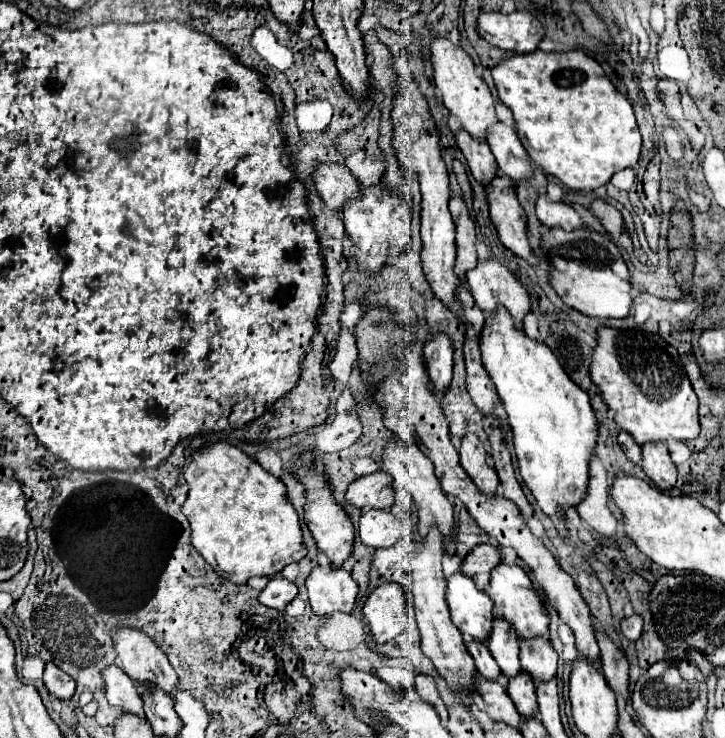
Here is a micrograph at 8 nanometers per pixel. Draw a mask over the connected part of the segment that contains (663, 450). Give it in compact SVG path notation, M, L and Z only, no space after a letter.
M647 442L643 444L643 472L653 480L653 484L663 490L669 492L675 482L677 482L677 470L675 464L669 458L667 452L667 444L665 442Z

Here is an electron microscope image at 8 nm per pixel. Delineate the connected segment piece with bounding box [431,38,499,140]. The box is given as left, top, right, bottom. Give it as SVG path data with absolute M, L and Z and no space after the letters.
M435 38L431 42L431 62L433 62L433 78L435 78L435 86L441 92L443 98L443 106L459 118L461 126L477 140L485 140L487 136L487 128L495 126L497 114L495 114L495 102L493 96L487 88L487 84L475 74L475 64L473 60L463 52L463 48L451 46L451 42L443 40L443 38Z

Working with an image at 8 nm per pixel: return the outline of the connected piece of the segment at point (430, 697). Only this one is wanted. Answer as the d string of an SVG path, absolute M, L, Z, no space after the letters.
M419 674L417 676L417 694L429 702L431 706L435 706L437 714L441 716L441 720L445 722L447 720L447 706L443 704L439 692L437 692L437 686L435 686L435 680L431 676L425 676L425 674Z

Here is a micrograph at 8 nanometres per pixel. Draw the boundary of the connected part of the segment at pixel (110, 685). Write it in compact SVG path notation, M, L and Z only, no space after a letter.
M119 666L105 668L103 670L103 680L107 684L105 696L107 696L109 704L123 708L123 712L145 718L141 692L137 690L135 682L131 682L131 678L127 674L123 674L123 670Z

